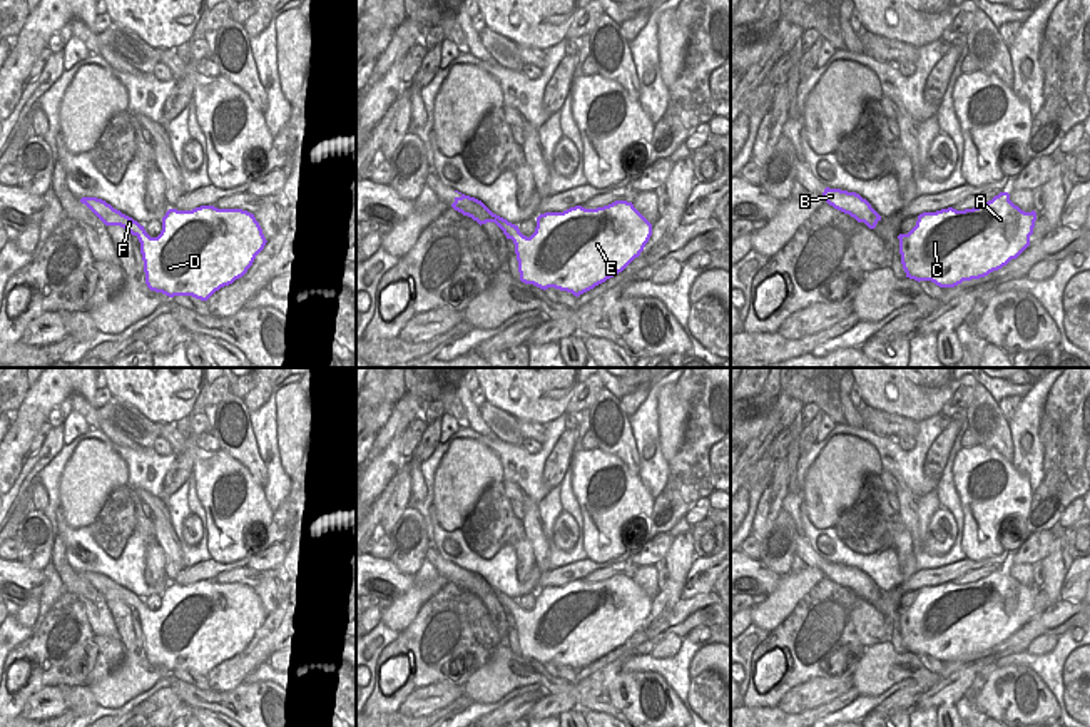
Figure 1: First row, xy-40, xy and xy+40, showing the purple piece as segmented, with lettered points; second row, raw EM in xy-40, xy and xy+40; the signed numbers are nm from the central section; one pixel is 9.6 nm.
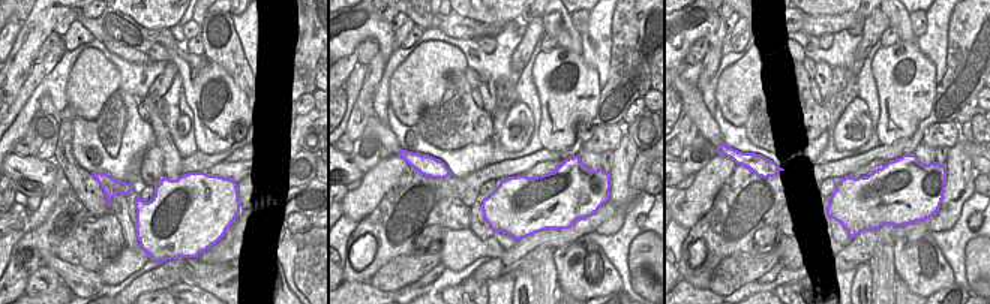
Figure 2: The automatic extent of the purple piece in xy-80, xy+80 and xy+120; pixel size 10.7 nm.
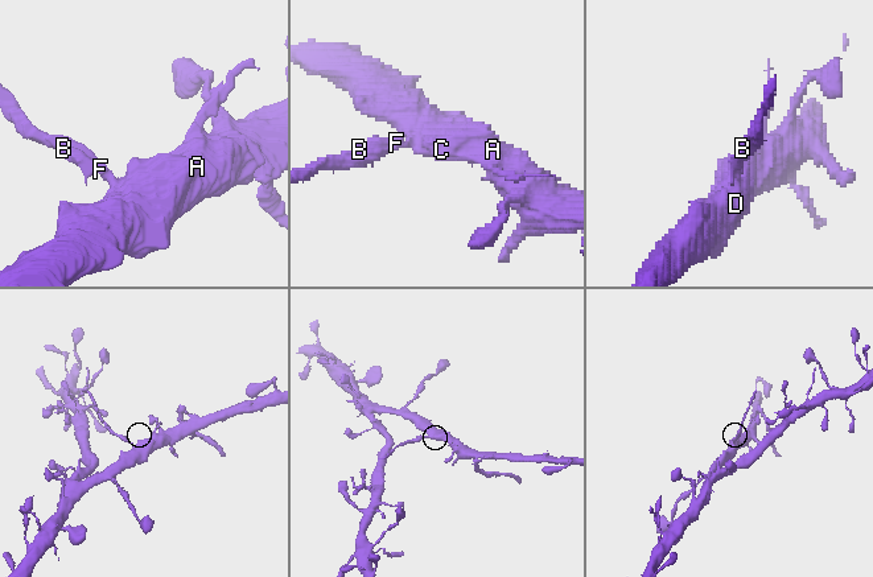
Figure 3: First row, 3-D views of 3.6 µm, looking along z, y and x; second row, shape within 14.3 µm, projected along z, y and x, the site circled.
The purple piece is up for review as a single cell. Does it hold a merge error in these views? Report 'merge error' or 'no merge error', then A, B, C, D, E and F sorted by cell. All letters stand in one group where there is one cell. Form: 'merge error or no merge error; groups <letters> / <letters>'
merge error; groups A C D E / B F

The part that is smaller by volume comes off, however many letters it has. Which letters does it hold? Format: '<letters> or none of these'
B, F

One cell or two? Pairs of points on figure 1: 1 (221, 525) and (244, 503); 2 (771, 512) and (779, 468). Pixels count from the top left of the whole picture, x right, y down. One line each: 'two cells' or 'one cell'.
1: one cell
2: one cell

